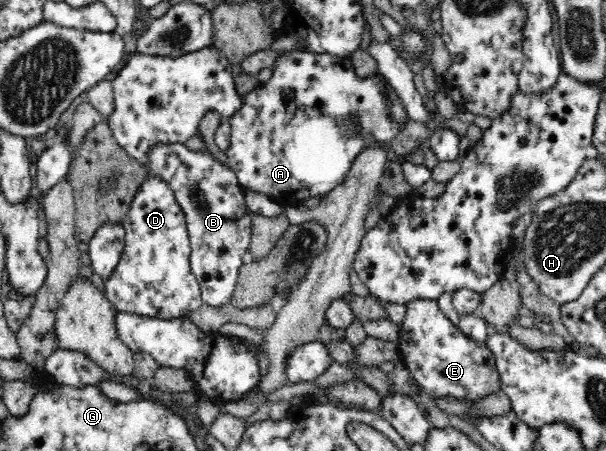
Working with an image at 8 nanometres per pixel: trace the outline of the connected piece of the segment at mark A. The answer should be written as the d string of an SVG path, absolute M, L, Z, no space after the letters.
M301 50L288 52L280 56L278 63L274 65L272 78L267 83L264 83L264 85L259 84L252 93L242 96L240 110L237 110L228 117L231 128L231 143L228 149L225 150L227 165L236 173L244 188L249 188L262 195L266 195L282 206L300 203L315 196L326 195L346 179L349 169L352 167L356 155L358 155L358 151L368 146L371 140L376 138L378 142L388 143L397 135L397 129L394 129L393 123L388 120L388 113L386 113L388 109L388 105L385 105L381 90L379 85L375 83L374 77L366 80L359 78L355 74L349 58L345 59L340 56L317 54Z

